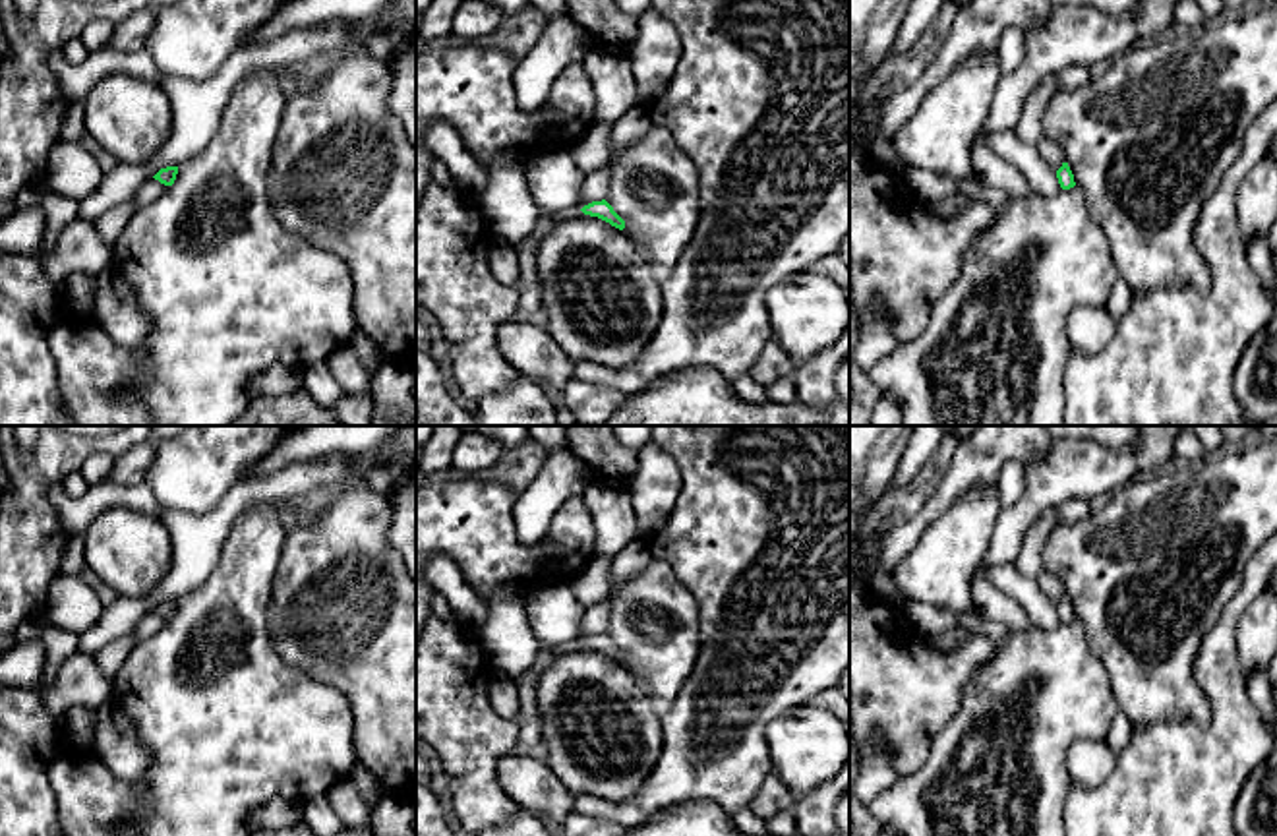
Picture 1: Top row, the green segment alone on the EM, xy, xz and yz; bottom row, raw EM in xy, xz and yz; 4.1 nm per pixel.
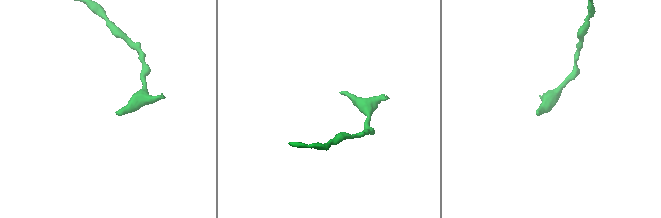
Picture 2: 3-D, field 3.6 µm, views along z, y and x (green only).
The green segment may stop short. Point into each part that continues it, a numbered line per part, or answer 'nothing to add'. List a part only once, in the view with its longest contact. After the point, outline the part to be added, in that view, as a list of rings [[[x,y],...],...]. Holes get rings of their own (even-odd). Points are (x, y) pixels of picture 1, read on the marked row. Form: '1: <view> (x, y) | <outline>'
nothing to add

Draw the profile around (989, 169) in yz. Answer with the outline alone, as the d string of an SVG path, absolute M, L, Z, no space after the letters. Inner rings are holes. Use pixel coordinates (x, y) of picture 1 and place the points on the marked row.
M971 143L971 166L973 176L985 186L1004 190L1008 195L1031 194L1025 176L983 143Z

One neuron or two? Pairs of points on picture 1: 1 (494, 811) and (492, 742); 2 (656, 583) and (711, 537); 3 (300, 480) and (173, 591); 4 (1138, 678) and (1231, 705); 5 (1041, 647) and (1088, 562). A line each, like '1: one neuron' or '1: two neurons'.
1: one neuron
2: two neurons
3: one neuron
4: two neurons
5: two neurons

